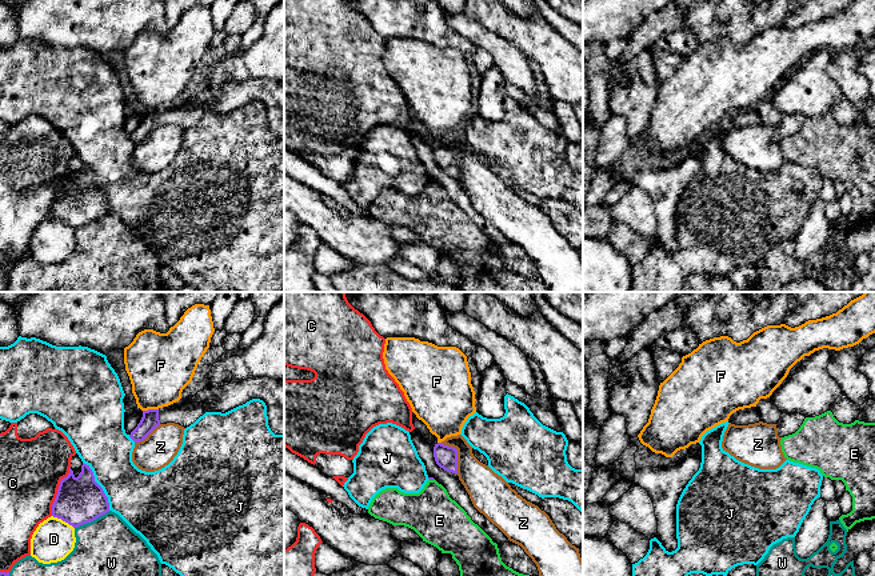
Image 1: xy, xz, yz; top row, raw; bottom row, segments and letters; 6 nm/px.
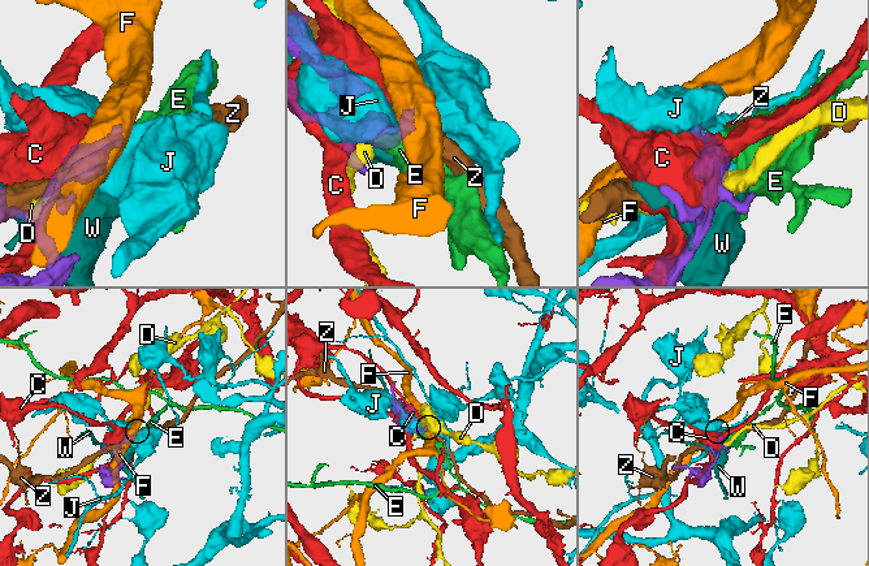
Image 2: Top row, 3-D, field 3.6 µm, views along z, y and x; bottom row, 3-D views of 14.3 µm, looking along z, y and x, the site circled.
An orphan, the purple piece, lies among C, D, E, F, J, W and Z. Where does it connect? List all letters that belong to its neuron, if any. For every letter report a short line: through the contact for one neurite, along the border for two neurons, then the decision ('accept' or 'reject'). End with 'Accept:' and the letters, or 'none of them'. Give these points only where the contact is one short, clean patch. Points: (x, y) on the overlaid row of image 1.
C: reject
D: reject
E: reject
F: line xy (158, 408), (143, 411); reject
J: reject
W: reject
Z: line xz (440, 443), (456, 450), (456, 474); reject
Accept: none of them

